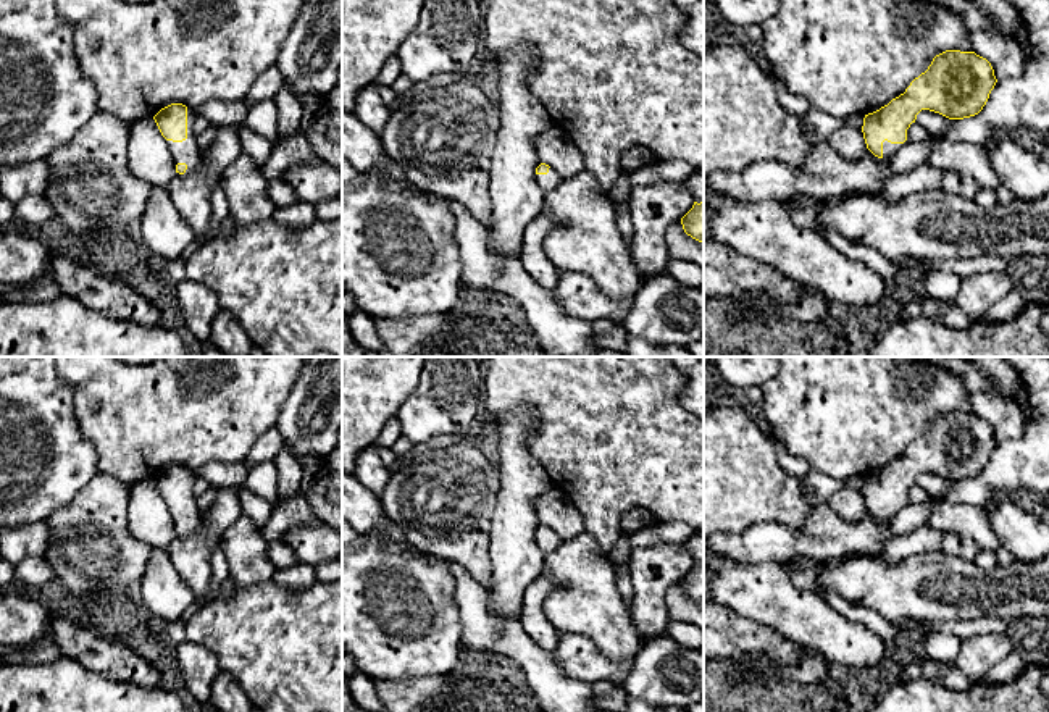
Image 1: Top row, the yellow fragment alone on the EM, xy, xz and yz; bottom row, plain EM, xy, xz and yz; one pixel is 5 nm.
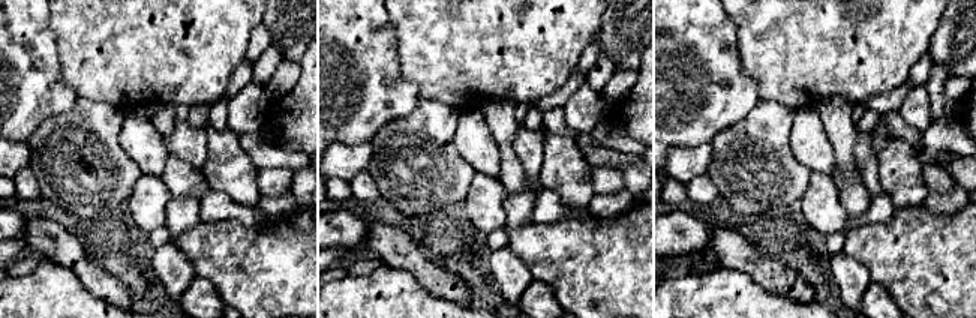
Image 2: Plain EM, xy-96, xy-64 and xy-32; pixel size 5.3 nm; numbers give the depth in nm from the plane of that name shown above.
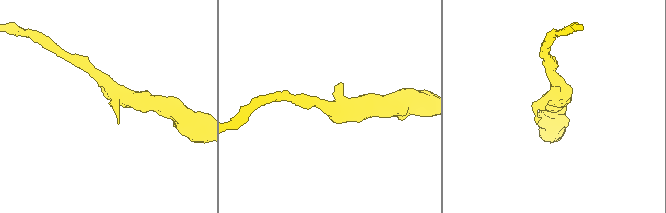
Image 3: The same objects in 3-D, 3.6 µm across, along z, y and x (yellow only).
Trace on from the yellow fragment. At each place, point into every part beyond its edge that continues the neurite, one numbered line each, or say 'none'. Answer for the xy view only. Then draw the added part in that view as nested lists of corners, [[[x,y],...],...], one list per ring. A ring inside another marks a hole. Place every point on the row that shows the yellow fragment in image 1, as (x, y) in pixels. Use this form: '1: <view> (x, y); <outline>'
1: xy (188, 152); [[[187,108],[187,139],[182,142],[166,140],[168,149],[178,163],[186,163],[186,174],[190,174],[199,165],[202,158],[202,149],[199,147],[194,134],[194,121],[197,118],[197,111]]]

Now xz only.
1: xz (547, 181); [[[549,168],[547,174],[536,174],[536,182],[542,192],[550,192],[560,181],[562,176],[554,168]]]

